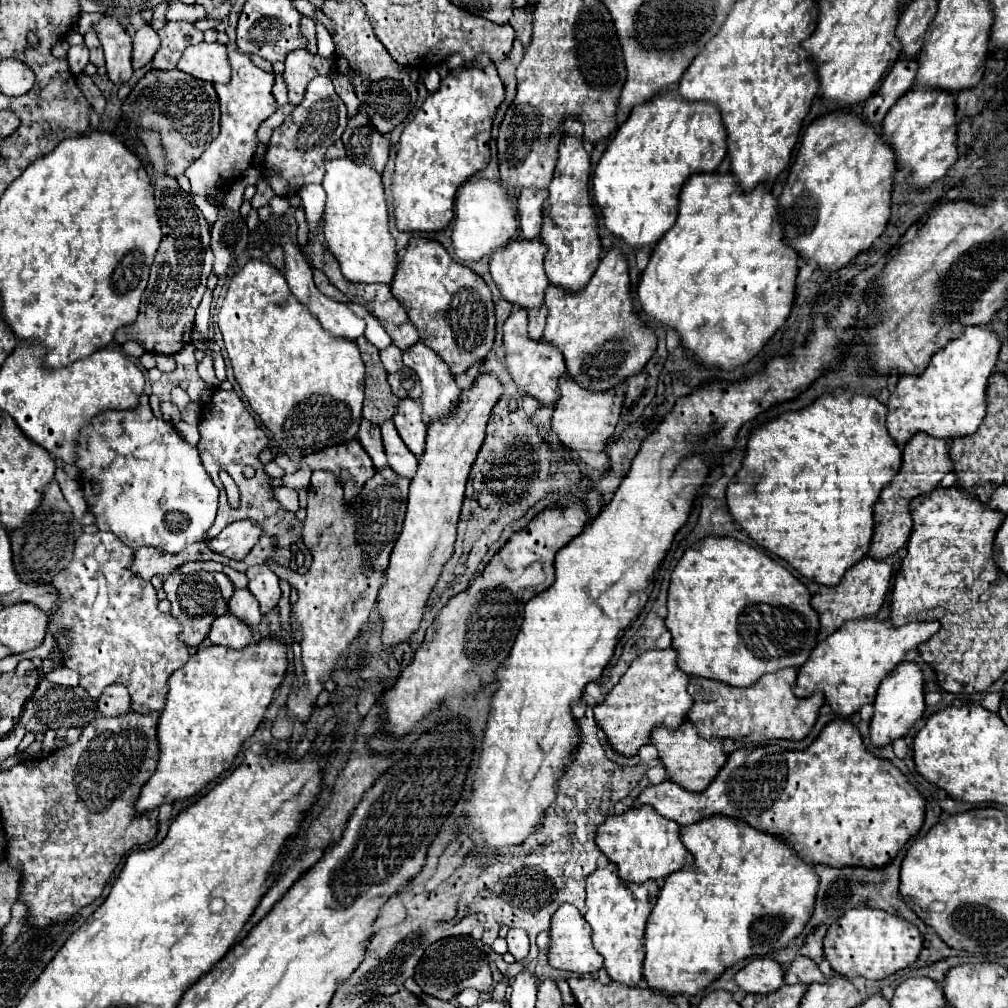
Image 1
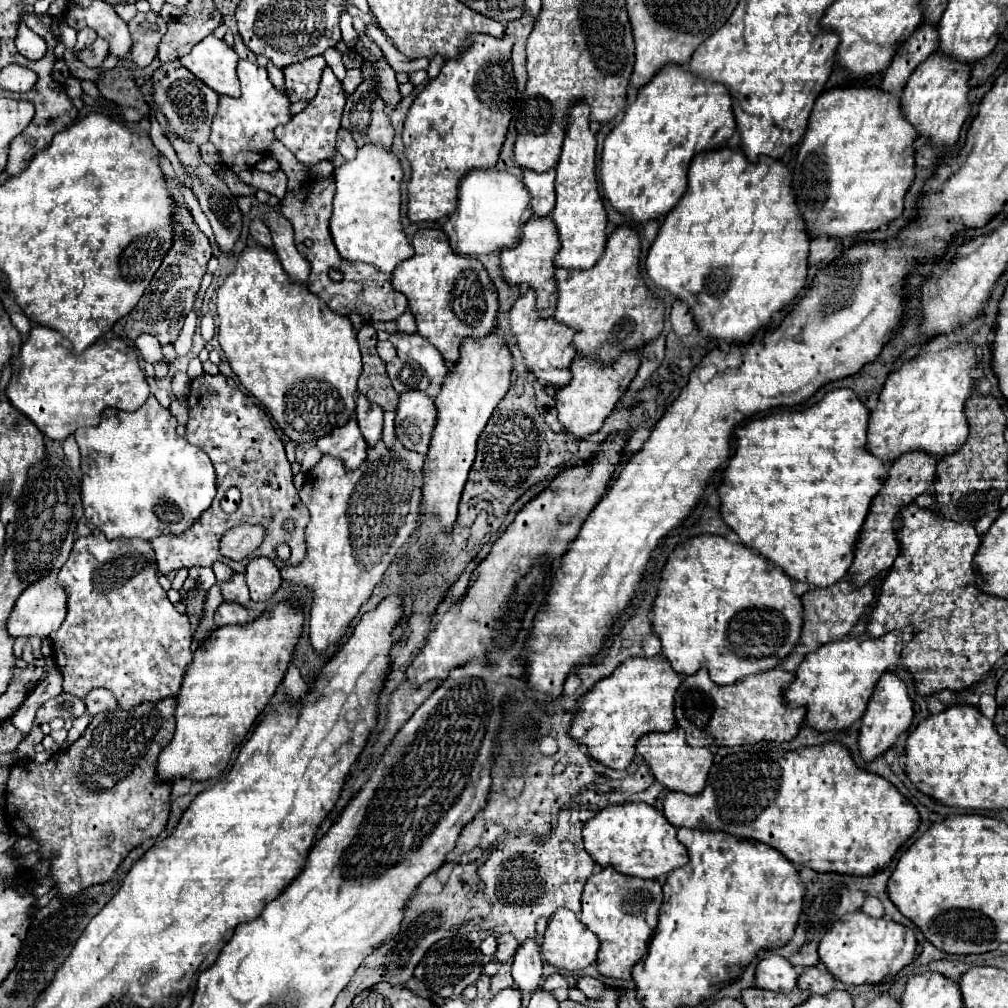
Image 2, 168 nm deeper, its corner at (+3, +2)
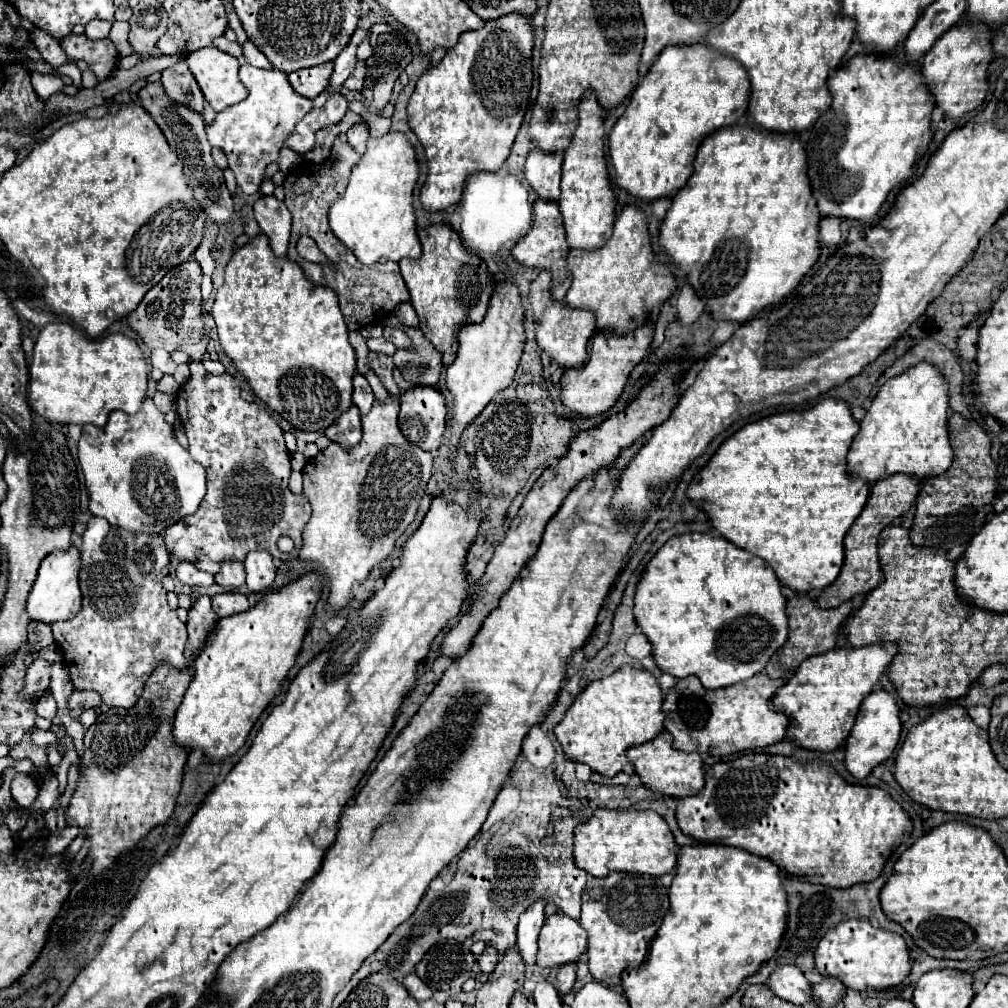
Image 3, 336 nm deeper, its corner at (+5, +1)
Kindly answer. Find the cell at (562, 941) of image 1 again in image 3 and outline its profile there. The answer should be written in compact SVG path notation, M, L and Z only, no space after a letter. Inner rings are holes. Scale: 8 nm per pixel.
M557 912L549 916L541 928L537 966L565 966L577 962L585 954L585 950L587 932L583 930L583 926L577 920Z

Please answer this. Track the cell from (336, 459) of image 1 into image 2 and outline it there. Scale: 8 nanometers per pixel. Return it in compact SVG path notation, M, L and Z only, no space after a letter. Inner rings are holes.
M351 417L345 425L333 429L329 435L317 441L317 447L327 453L343 459L347 469L357 469L367 457L367 443L359 431L357 419Z

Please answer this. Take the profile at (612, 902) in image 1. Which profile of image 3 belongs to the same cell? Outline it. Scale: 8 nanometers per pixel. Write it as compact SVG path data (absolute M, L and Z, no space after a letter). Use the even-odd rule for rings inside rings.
M611 872L607 878L591 878L583 890L581 926L589 934L589 970L595 980L617 986L621 972L629 966L639 966L649 950L649 944L669 910L667 888L657 876Z

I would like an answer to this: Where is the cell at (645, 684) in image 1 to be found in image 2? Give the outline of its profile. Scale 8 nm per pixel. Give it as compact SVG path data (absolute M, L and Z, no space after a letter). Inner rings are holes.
M663 655L653 659L629 657L577 701L569 737L585 745L589 755L605 767L627 769L635 757L635 743L643 735L675 727L673 701L679 683L679 675Z

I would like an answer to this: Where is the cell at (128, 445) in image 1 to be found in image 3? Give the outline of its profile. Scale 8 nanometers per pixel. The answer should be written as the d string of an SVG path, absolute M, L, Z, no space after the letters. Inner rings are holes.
M151 398L143 400L143 406L137 414L111 412L103 428L97 428L93 424L83 426L79 440L79 462L85 474L85 486L89 490L89 512L127 532L161 534L167 526L179 522L179 518L195 514L205 496L203 466L199 466L191 458L189 450L185 450L177 442L173 426L165 422L163 412L155 408Z

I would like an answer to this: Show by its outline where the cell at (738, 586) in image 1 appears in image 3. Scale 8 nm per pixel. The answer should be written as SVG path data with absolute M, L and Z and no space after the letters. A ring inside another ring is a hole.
M699 532L681 534L681 536L673 536L671 540L667 540L661 546L661 550L649 560L649 564L647 564L647 568L643 572L643 578L641 578L639 586L637 586L637 592L635 592L635 620L643 628L645 636L649 638L649 642L653 644L653 658L655 658L657 666L661 668L661 672L667 672L667 674L671 674L675 678L687 678L689 674L695 674L701 680L701 684L705 688L709 688L709 690L725 688L725 686L749 680L751 676L763 672L763 668L769 662L769 658L787 642L789 626L787 626L787 612L785 612L785 608L787 608L787 600L781 594L781 584L779 584L773 568L765 560L761 560L759 556L749 554L747 550L741 550L739 546L731 544L725 538L713 538L709 534L699 534Z

